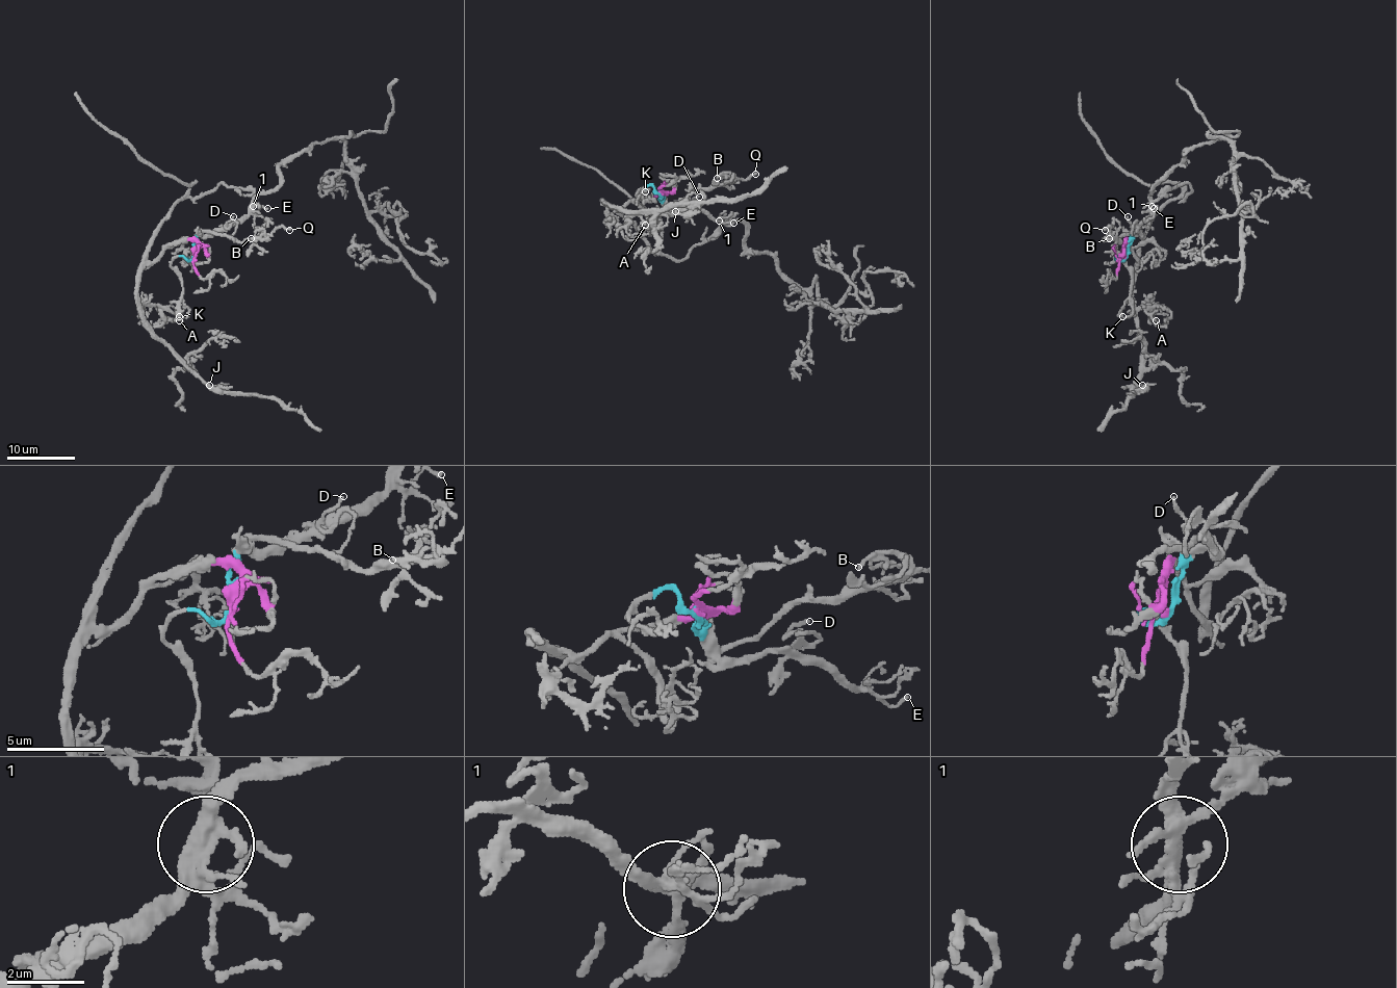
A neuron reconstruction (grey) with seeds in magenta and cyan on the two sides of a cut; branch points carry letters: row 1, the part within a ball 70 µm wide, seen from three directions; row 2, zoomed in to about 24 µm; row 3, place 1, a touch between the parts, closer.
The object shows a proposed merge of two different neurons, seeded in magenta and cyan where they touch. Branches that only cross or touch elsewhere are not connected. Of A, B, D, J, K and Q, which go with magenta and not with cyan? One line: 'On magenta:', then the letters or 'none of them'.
On magenta: A, J

